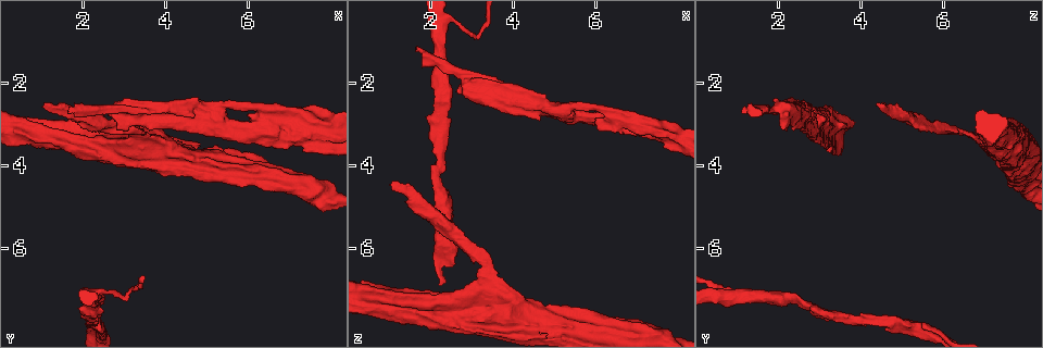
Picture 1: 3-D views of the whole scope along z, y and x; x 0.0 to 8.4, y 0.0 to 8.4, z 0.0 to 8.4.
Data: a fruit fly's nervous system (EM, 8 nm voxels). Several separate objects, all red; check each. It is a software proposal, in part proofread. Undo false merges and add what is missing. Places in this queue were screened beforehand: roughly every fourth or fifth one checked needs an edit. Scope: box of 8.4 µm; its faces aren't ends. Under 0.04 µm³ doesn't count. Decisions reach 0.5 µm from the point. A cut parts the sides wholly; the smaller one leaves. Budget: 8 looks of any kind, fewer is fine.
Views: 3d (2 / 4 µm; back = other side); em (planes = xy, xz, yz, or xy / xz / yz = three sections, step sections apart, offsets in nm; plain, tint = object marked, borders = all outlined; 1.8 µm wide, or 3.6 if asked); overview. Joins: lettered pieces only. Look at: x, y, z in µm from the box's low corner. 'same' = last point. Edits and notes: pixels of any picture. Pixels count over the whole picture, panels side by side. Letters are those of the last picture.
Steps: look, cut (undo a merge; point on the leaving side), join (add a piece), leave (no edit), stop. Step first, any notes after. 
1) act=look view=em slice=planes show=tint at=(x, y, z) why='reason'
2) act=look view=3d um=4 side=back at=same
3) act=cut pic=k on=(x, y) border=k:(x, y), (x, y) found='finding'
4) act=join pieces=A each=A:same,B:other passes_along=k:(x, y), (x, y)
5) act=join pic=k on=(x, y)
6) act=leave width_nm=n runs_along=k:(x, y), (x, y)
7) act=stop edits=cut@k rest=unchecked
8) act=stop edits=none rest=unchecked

act=look view=3d um=2 at=(1.55, 3.40, 7.20) why='touches itself'

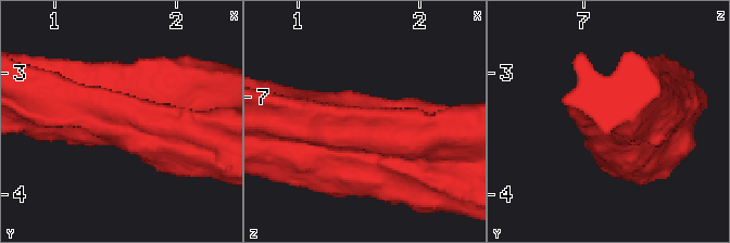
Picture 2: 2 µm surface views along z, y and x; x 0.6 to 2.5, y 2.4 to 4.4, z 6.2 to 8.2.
act=look view=em slice=xy step=16 show=tint at=(1.52, 3.44, 7.22) why='need the tissue'

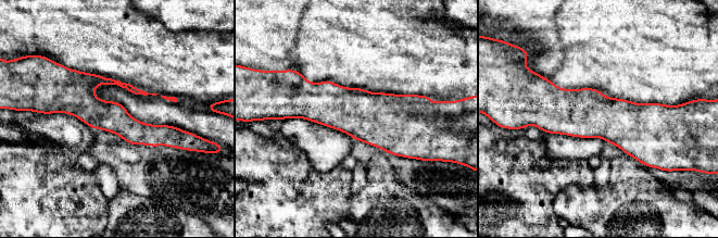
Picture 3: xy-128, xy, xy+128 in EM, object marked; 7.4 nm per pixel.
act=look view=em slice=planes show=borders at=same

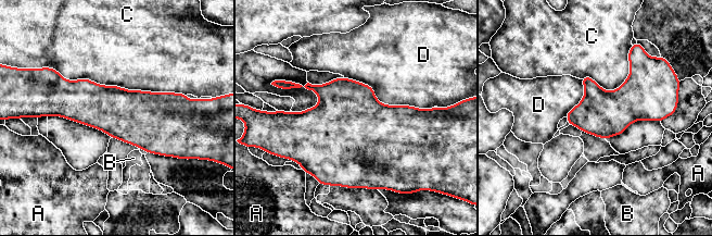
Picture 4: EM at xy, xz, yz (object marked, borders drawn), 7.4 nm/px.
act=leave each=A:other,B:other,C:other,D:other border=4:(344, 76), (383, 103), (431, 108) found='one neuron here'

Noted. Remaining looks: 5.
act=look view=em slice=planes show=borders at=(1.05, 2.55, 4.40) why='branch stops here'

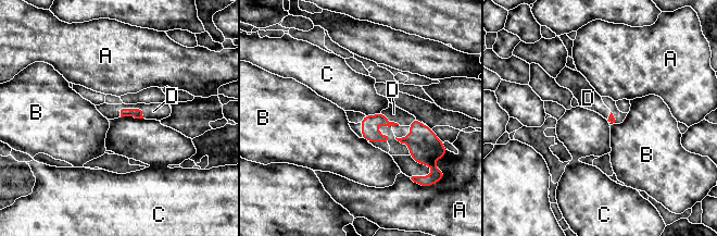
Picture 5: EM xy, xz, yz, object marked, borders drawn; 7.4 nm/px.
act=join pic=5 on=(153, 111) each=A:other,B:other,C:other,D:same passes_along=5:(136, 113), (134, 109), (153, 111) found='the neuron continues'

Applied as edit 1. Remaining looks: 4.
act=look view=em slice=xz step=4 show=borders at=(7.10, 2.95, 3.05) why='a fork'

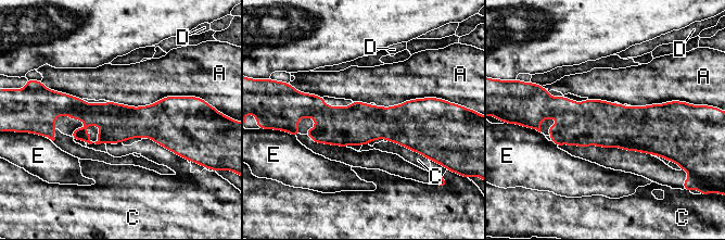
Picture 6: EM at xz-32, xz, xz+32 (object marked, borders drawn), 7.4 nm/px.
act=leave width_nm=280 each=A:other,C:other,D:other,E:other runs_along=6:(299, 113), (429, 124) found='one neuron here'

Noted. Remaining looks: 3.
act=stop edits=join@5 rest=unchecked

